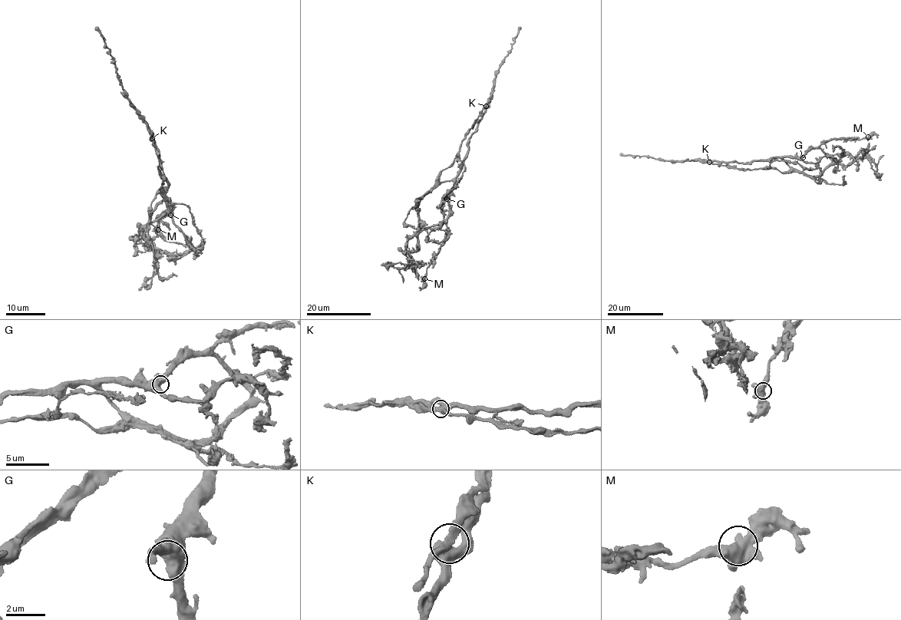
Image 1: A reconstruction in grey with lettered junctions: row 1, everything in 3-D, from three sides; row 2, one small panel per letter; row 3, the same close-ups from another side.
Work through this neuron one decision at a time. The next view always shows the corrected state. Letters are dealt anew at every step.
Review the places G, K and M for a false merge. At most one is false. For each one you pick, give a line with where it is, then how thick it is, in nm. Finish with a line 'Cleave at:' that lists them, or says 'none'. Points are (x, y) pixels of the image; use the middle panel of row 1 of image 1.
K: Place: (486, 106). Thickness 480 nm
Cleave at: K

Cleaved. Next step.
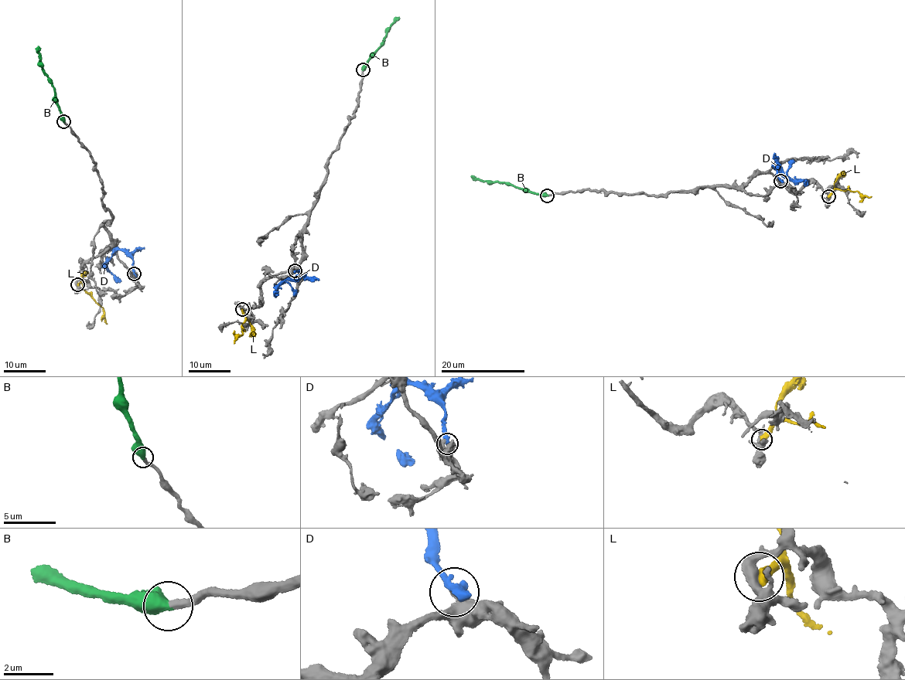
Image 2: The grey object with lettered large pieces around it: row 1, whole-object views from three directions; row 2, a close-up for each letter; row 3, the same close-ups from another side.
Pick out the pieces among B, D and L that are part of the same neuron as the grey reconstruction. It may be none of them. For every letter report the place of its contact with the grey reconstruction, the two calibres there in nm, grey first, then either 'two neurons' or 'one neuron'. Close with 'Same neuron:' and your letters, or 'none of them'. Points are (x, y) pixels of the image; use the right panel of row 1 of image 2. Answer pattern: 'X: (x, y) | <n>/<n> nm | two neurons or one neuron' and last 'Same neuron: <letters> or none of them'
B: (547, 195) | 360/650 nm | one neuron
D: (780, 181) | 550/550 nm | two neurons
L: (828, 196) | 360/480 nm | two neurons
Same neuron: B

